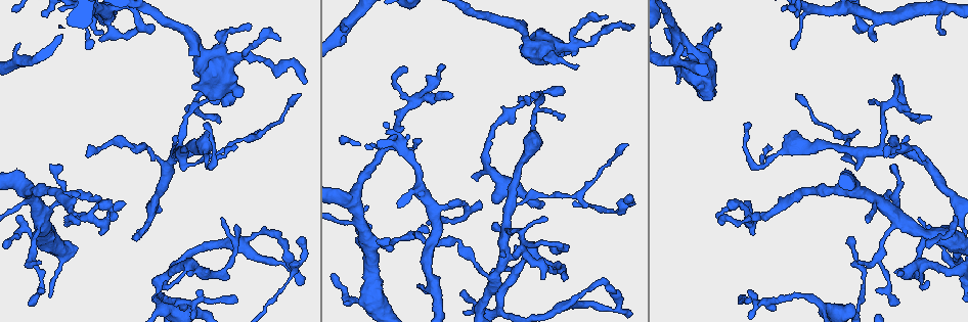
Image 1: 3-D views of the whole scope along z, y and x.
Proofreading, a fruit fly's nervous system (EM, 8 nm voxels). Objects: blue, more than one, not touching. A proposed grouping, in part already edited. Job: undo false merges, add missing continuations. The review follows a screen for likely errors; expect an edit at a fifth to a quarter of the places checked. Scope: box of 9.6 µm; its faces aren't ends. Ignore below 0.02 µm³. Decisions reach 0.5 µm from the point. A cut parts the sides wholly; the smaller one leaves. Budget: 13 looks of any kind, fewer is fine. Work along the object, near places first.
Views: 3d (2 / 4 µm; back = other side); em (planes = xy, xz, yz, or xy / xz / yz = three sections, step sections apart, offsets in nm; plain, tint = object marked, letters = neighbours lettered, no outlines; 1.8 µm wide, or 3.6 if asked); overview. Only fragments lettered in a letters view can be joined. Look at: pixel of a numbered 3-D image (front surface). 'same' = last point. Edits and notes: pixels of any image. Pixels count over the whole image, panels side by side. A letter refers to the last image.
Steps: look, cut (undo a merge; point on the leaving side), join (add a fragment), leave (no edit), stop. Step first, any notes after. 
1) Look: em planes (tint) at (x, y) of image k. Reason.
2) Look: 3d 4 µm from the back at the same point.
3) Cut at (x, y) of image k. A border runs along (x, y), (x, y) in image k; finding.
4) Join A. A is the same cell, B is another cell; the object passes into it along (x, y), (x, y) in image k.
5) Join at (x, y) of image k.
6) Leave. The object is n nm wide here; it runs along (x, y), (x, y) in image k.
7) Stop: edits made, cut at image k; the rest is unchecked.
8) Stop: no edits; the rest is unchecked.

Look: em planes (letters) at (43, 15) of image 1. An open end.

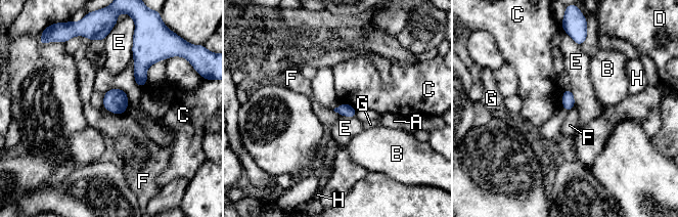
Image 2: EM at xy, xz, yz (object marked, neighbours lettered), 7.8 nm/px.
Leave. A, B, C, D, E, F, G and H are other cells; a border runs along (110, 112), (123, 115) in image 2; none of them fits.

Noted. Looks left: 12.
Look: 3d 4 µm at (679, 42) of image 1. Tapers out.

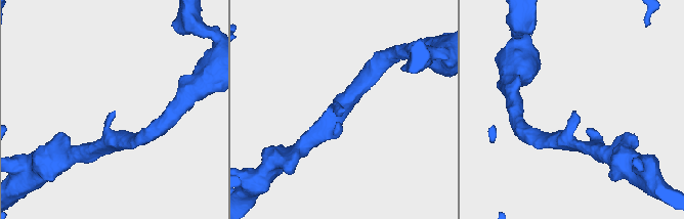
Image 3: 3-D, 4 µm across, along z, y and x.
Look: em xy step 16 (tint) at (573, 112) of image 3. Need the tissue.

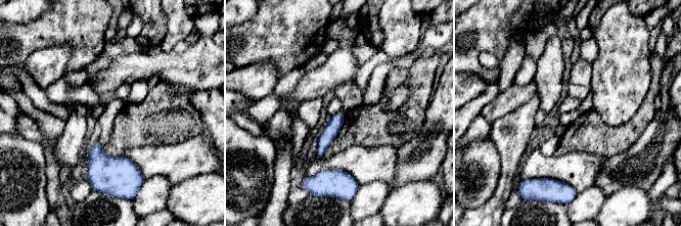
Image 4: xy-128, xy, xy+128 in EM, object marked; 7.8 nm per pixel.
Look: em planes (letters) at the same point.

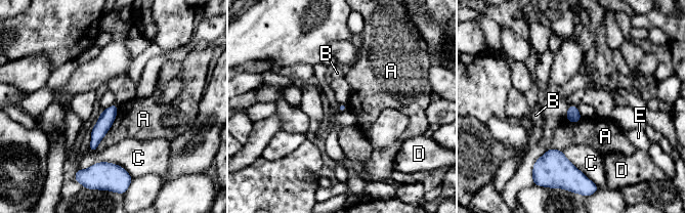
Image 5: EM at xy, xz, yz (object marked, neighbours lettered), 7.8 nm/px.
Leave. A, B, C, D and E are other cells; no lettered fragment goes on from it.

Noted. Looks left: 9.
Look: em xz step 16 (letters) at (674, 50) of image 1. Branch stops here.

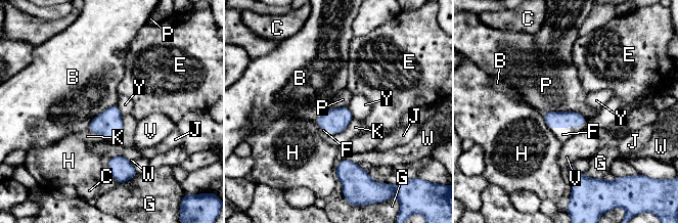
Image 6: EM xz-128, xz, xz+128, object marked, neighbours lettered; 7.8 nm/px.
Join F. The longest contact is with P, 340 nm; F is the same cell, B, C, E, G, H, J, K, P, V, W and Y are other cells; the neuron continues.

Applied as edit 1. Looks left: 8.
Look: 3d 2 µm at (558, 246) of image 1. Sharp bend.

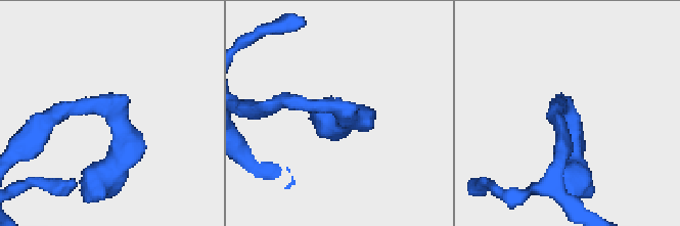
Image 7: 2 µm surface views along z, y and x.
Look: em planes (letters) at (345, 119) of image 7. Shape alone is not enough.

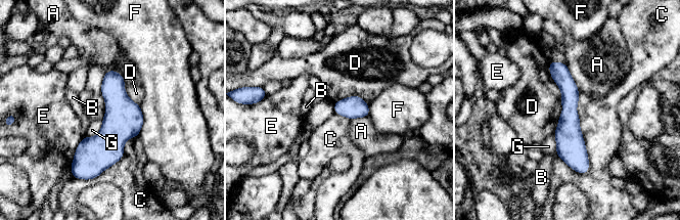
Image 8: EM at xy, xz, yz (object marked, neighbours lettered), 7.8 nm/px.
Leave. The longest contact is with C, 650 nm; A, B, C, D, E, F and G are other cells; all the same neuron.

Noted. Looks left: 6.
Look: em 3.6 µm planes (plain) at (192, 153) of image 1. Branch stops here.

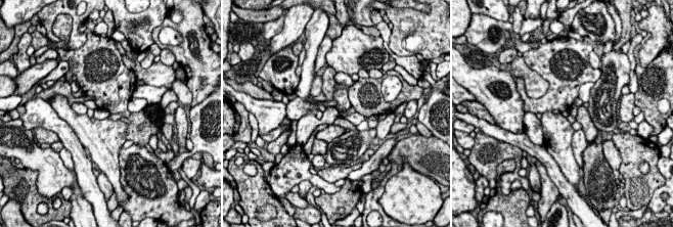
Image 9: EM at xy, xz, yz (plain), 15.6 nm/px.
Look: em 3.6 µm planes (letters) at the same point. See the neighbours.

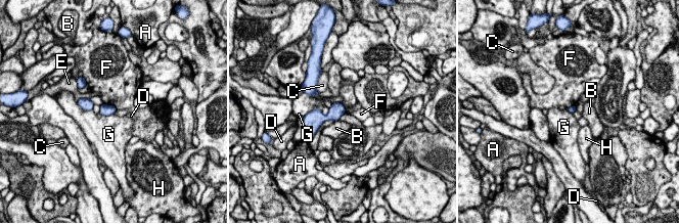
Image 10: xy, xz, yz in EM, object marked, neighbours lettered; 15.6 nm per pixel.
Leave. A, B, C, D, E, F, G and H are other cells; no lettered fragment goes on from it.

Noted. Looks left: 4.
Stop: edits made, join at image 6; the rest is unchecked.

